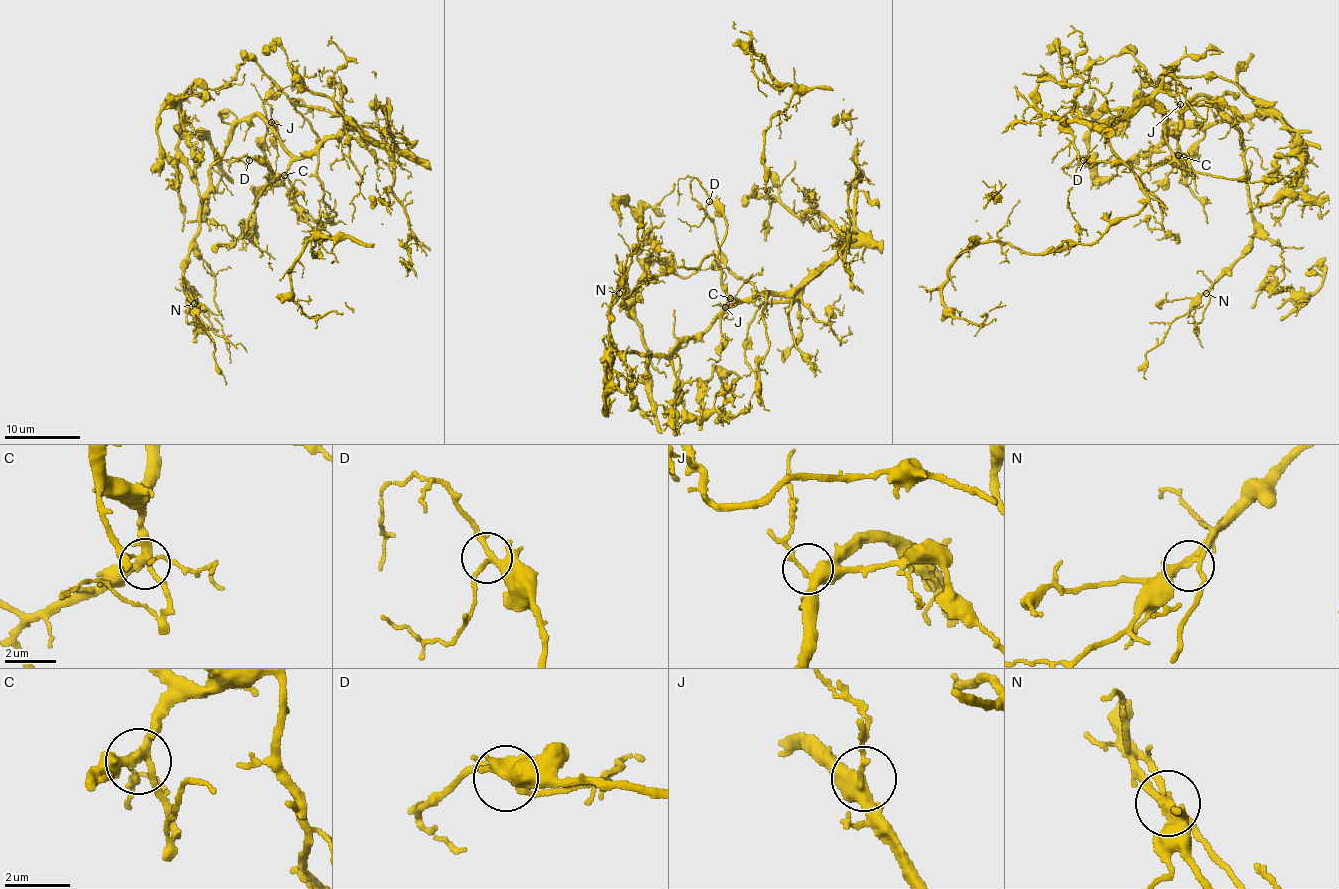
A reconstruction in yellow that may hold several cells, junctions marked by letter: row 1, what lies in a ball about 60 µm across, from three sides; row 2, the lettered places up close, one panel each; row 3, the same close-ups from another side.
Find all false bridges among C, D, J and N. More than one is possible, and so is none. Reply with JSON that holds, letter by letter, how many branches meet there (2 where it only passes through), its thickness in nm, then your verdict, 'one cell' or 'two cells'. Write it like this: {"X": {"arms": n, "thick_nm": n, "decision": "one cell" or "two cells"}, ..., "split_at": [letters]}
{"C": {"arms": 4, "thick_nm": 280, "decision": "one cell"}, "D": {"arms": 3, "thick_nm": 200, "decision": "one cell"}, "J": {"arms": 3, "thick_nm": 300, "decision": "one cell"}, "N": {"arms": 3, "thick_nm": 220, "decision": "one cell"}, "split_at": []}

